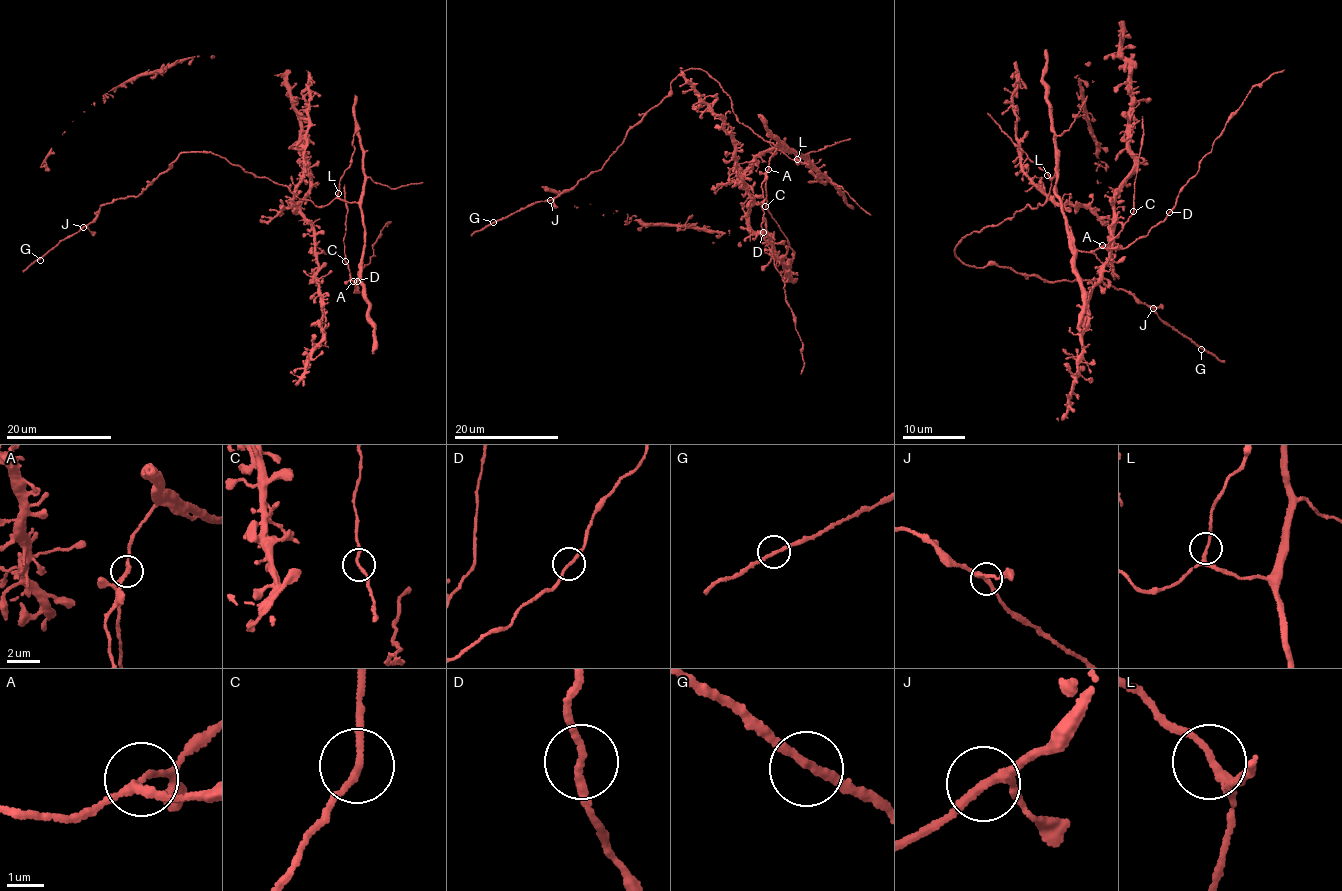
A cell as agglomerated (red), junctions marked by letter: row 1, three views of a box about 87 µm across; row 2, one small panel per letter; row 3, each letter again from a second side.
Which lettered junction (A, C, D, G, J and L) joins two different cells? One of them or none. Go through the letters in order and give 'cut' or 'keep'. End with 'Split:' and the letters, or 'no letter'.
A: keep
C: keep
D: keep
G: keep
J: keep
L: keep
Split: no letter

